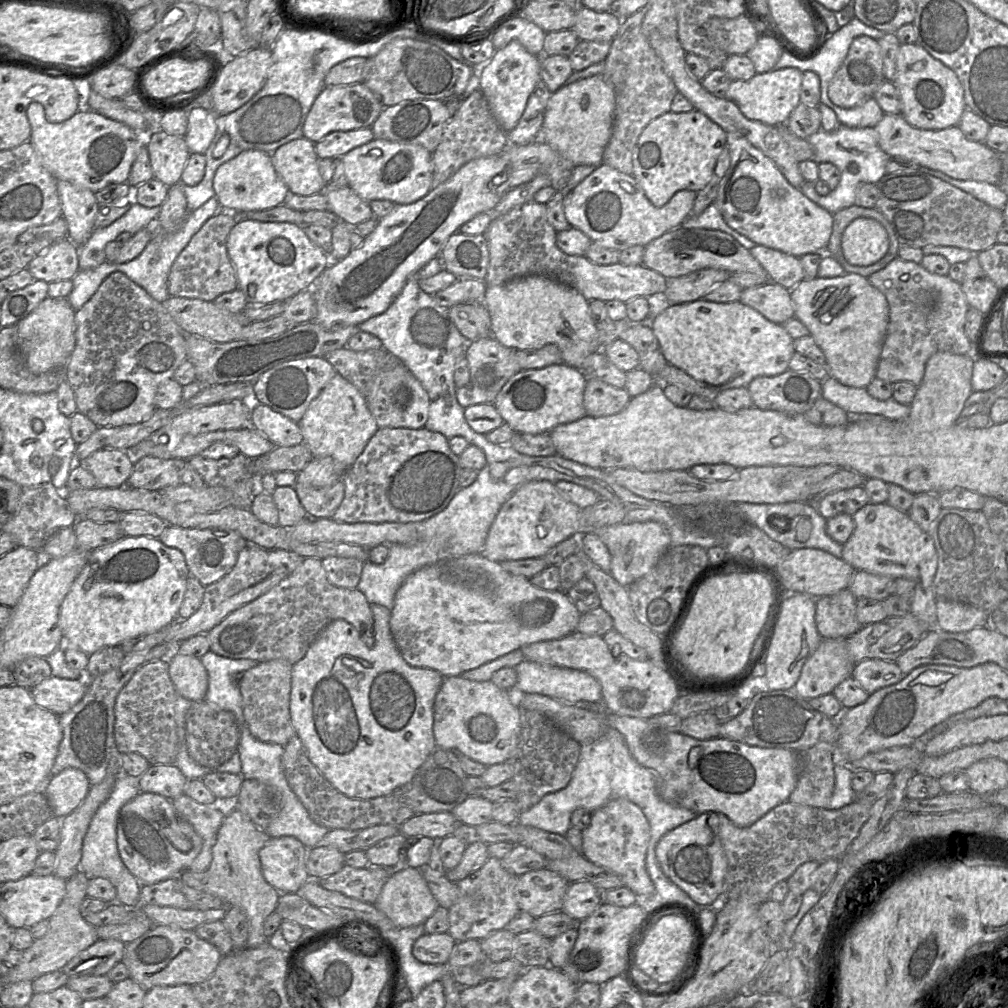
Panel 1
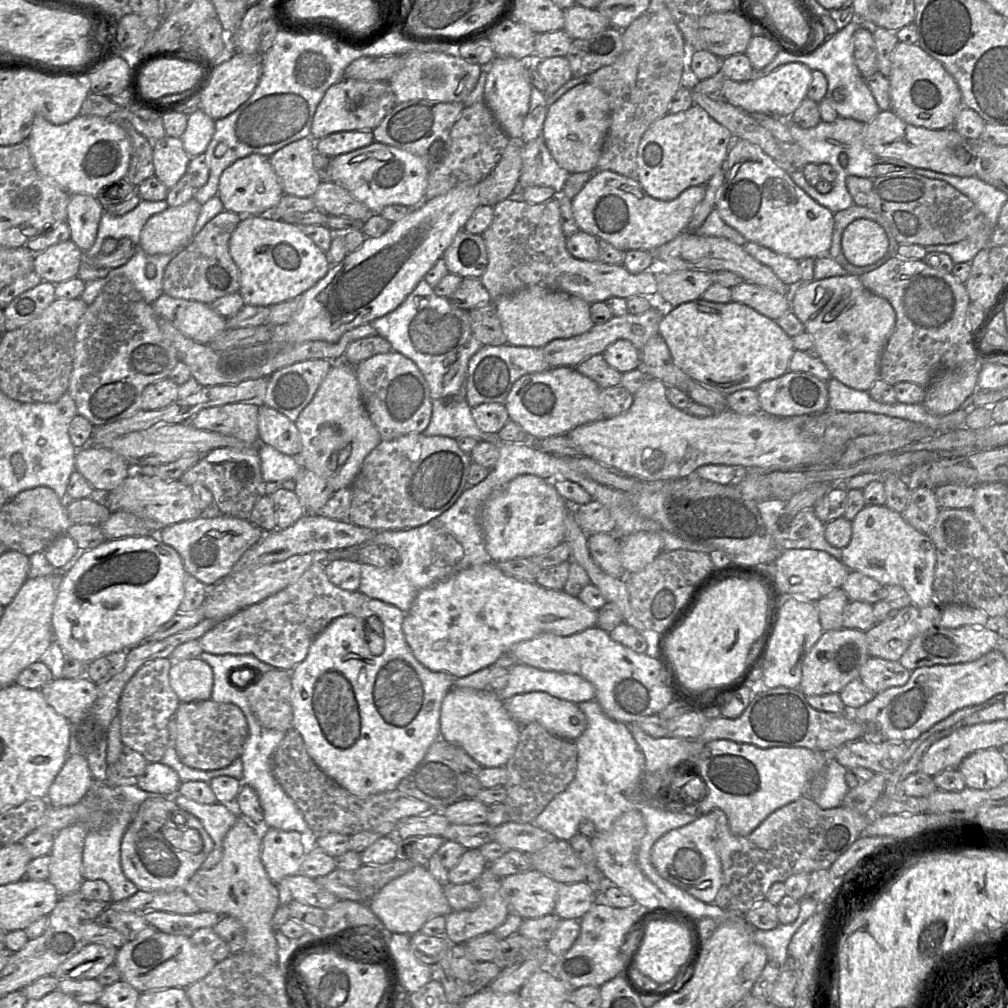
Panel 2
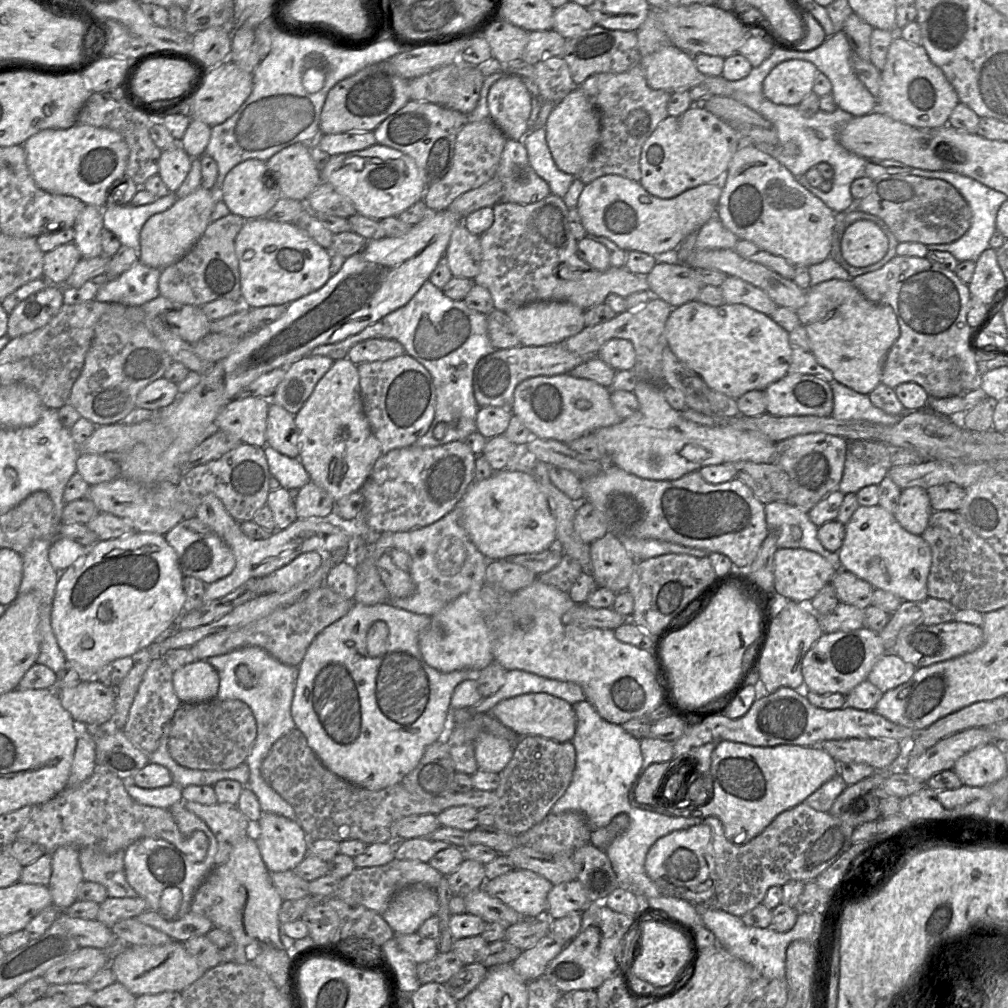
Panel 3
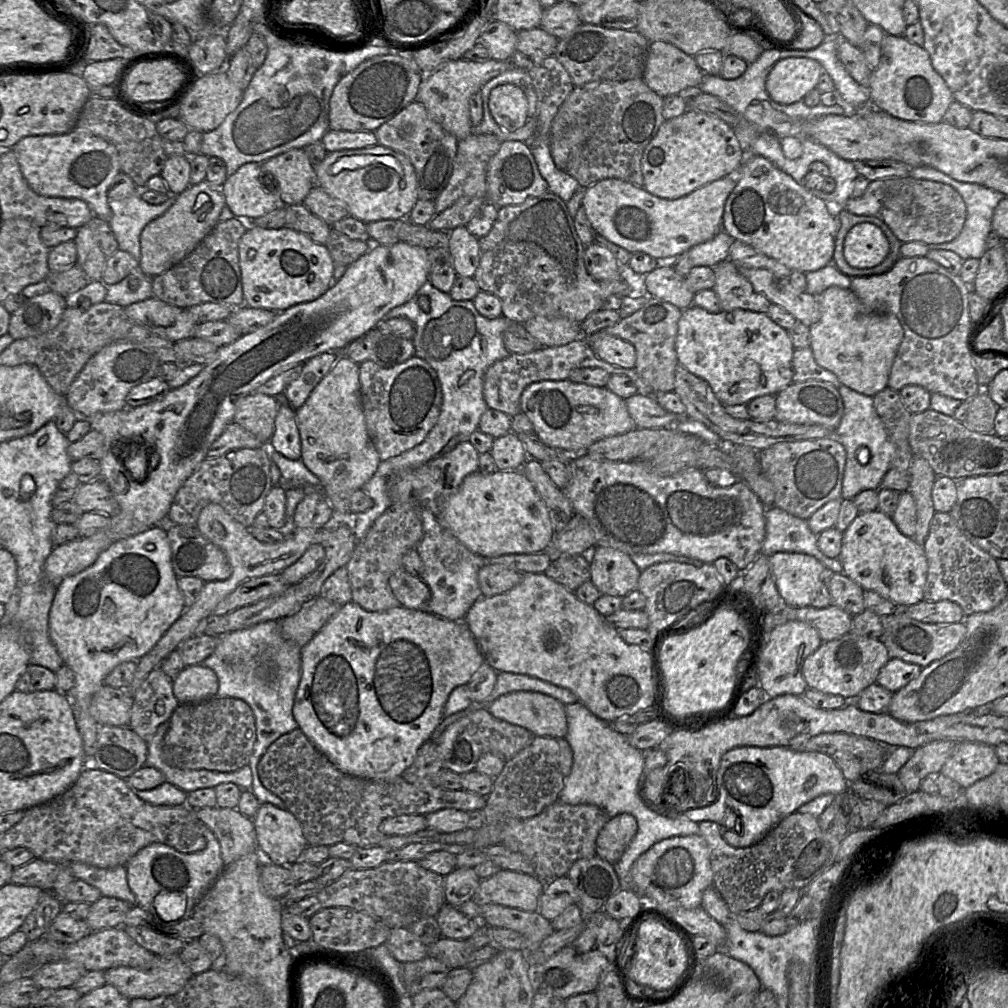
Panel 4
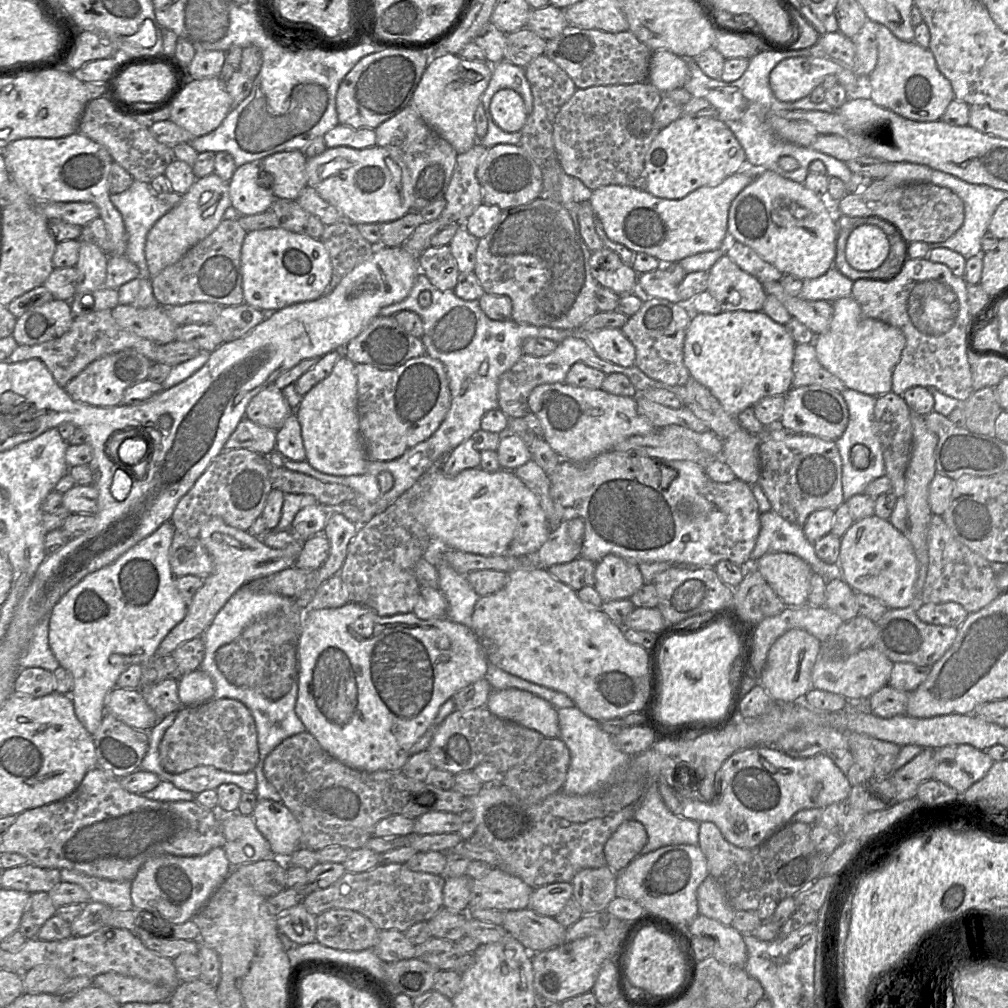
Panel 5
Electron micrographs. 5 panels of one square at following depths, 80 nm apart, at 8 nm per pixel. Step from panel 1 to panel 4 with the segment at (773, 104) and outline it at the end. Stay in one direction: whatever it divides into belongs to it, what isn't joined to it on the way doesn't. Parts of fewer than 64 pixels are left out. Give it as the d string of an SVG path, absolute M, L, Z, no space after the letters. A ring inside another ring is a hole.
M650 42L642 78L659 96L678 95L688 87L698 87L703 76L694 56L670 43ZM789 57L778 61L769 72L765 88L771 99L781 105L789 105L816 88L825 72L816 60L806 57Z

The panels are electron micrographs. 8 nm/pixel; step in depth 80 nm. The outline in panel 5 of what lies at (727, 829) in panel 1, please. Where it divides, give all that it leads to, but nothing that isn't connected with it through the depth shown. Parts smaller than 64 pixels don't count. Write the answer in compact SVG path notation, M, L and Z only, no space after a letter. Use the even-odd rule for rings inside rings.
M712 822L699 825L699 847L704 853L709 875L722 886L735 911L757 911L766 897L781 901L794 897L819 878L829 856L820 854L810 839L812 826L789 822L769 839L753 848L739 848L728 842Z

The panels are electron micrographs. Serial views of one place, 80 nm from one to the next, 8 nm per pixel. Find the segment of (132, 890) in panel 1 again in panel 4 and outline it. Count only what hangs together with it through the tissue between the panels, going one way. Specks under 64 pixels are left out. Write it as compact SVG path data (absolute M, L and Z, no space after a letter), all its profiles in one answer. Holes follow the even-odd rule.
M72 862L69 866L75 879L96 887L102 896L127 901L133 907L138 906L137 899L127 882L125 866L99 868L83 862Z

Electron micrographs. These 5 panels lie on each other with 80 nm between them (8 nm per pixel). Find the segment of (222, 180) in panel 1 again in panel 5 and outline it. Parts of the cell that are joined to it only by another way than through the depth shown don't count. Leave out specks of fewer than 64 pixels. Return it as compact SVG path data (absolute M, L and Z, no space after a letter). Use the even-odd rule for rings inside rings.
M246 163L237 168L229 183L231 206L241 216L266 212L276 199L272 193L272 183L267 189L259 185L259 163Z

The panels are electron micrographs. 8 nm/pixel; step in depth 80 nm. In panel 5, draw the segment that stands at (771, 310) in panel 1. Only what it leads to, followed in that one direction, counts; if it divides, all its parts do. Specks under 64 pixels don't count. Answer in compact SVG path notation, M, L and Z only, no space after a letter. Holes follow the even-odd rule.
M726 255L708 271L707 291L719 303L722 312L762 311L766 300L762 283Z

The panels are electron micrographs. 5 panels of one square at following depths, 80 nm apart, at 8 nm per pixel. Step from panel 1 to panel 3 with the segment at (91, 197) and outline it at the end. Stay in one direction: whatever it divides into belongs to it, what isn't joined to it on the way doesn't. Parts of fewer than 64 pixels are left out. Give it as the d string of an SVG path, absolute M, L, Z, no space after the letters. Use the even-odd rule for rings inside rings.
M86 205L73 226L75 231L73 242L83 258L95 258L103 255L103 228L103 210L95 206Z

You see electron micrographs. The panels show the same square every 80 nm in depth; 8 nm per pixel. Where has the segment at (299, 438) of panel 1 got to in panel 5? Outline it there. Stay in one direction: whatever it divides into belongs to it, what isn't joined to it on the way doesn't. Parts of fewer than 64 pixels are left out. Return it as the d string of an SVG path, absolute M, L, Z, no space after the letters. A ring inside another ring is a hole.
M295 412L291 413L277 430L275 450L293 461L306 460L301 427Z

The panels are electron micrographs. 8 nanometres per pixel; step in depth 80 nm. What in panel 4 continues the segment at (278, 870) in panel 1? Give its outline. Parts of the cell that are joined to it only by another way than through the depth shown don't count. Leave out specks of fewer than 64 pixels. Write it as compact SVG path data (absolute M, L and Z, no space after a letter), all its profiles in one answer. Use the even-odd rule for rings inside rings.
M260 804L253 817L259 854L276 865L295 863L306 848L300 822L287 809Z

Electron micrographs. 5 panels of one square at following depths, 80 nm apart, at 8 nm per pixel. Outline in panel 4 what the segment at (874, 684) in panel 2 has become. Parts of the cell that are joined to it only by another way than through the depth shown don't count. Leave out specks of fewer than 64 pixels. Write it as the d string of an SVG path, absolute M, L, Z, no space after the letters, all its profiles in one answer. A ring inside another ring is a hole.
M890 658L880 669L876 683L894 693L917 678L923 668L899 658Z

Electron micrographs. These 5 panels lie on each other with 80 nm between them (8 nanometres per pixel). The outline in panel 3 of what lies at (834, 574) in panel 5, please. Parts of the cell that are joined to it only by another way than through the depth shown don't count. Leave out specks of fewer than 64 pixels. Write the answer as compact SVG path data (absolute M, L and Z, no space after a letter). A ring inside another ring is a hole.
M786 502L764 505L769 531L779 533L777 549L806 549L818 553L833 567L842 569L838 552L826 550L818 540L818 526L811 522L808 512Z

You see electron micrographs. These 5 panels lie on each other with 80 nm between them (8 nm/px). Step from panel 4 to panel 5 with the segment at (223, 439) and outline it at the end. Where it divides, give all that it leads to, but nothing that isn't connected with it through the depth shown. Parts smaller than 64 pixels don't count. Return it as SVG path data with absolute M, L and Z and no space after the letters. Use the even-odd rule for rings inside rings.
M243 418L237 425L235 431L231 434L224 445L224 451L230 449L248 449L261 455L269 455L276 447L277 430L267 428Z

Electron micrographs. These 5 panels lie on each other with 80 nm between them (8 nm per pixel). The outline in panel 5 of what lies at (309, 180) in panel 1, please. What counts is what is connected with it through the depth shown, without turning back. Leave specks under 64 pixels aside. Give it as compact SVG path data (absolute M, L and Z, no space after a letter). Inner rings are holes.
M302 151L272 154L260 163L261 170L274 177L272 193L276 199L296 201L307 186L307 158Z

